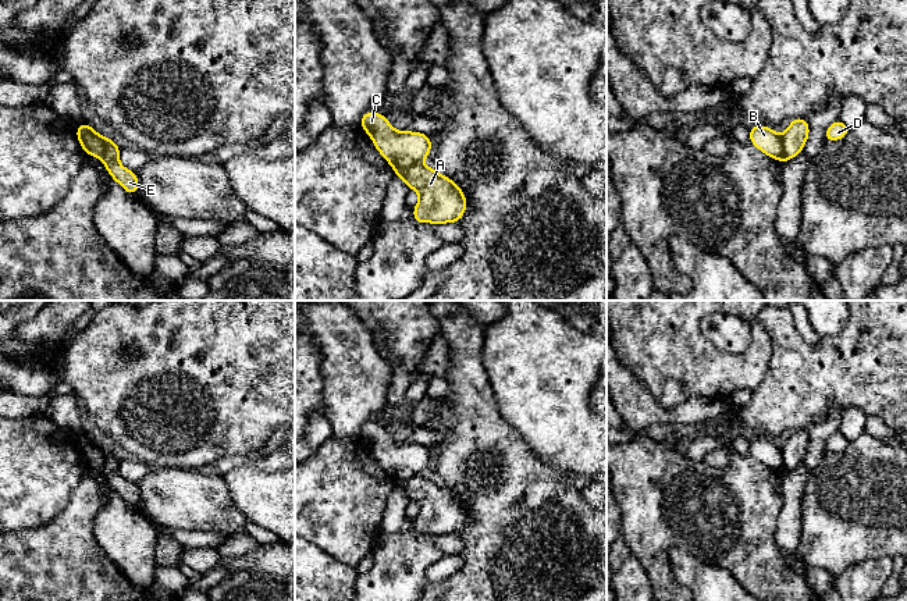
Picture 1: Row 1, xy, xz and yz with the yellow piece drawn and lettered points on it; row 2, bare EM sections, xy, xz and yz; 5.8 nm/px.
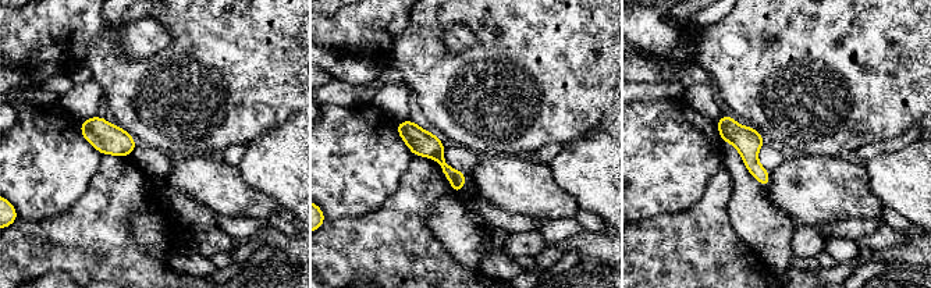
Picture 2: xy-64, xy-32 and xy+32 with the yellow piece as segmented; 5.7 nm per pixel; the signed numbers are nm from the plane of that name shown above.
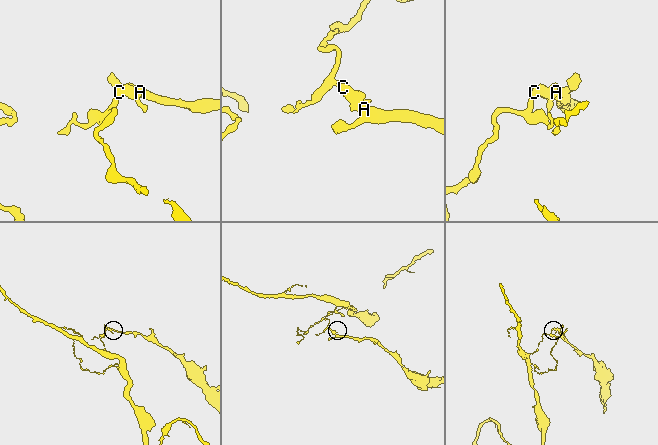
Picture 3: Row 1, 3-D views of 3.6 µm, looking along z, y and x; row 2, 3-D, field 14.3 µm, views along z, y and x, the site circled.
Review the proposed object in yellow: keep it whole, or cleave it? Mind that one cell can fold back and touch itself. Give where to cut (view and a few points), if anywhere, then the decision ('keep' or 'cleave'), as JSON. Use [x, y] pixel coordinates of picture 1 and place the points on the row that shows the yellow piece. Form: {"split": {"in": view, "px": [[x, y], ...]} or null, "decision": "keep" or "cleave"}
{"split": {"in": "xy", "px": [[96, 134], [102, 142], [103, 157]]}, "decision": "cleave"}

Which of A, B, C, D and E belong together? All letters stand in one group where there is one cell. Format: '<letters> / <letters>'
A D E / B C

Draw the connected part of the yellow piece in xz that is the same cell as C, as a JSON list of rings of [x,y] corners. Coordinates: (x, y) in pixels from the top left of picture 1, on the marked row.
[[[367,111],[362,115],[360,128],[373,139],[394,170],[413,166],[426,159],[431,152],[431,138],[420,132],[398,132],[384,114]]]

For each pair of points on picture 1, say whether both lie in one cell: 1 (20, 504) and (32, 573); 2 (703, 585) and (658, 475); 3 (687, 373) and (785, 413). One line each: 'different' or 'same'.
1: different
2: different
3: different

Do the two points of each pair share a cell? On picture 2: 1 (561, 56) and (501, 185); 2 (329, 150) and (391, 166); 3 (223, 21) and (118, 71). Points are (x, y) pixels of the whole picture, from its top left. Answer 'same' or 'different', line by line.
1: different
2: same
3: same

